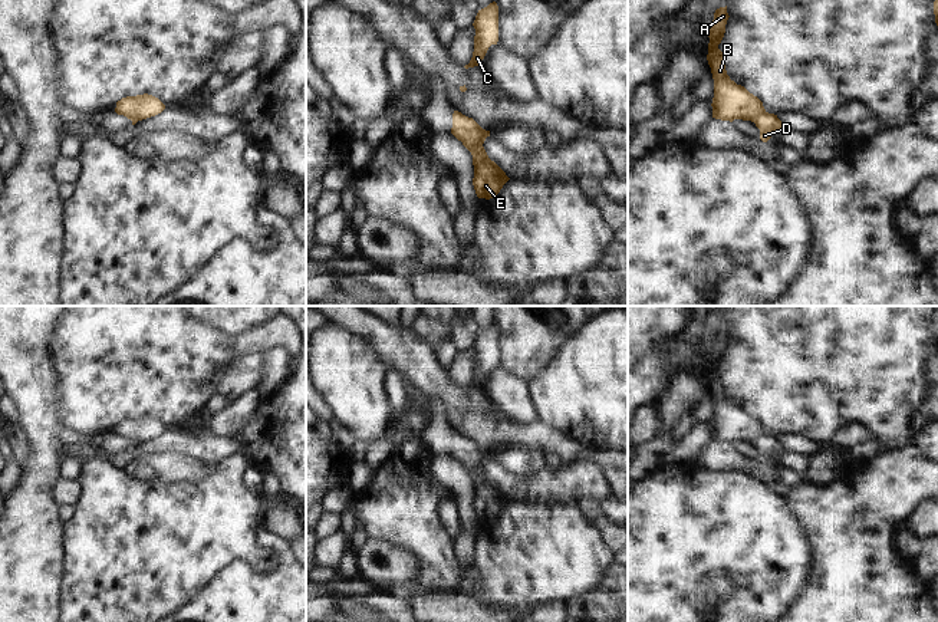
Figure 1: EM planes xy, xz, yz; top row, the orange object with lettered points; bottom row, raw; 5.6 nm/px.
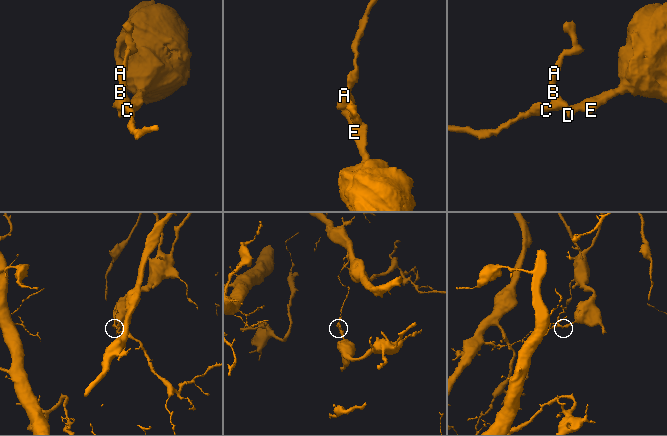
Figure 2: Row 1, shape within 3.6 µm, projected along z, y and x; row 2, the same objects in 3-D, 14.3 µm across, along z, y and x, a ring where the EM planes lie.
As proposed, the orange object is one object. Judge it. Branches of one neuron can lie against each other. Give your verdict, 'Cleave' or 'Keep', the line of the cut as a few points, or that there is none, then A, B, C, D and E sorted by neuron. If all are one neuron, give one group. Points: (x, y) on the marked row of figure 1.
Cleave. Split along yz (764, 111), (754, 122). Groups: A B C / D E.

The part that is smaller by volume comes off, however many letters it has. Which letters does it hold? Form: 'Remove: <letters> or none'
Remove: D, E

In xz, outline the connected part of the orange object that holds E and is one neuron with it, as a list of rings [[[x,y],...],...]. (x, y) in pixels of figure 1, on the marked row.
[[[454,111],[451,134],[461,141],[473,155],[473,185],[477,197],[486,200],[496,197],[510,178],[488,158],[483,147],[486,138],[490,136],[490,131],[483,129],[473,118]]]

